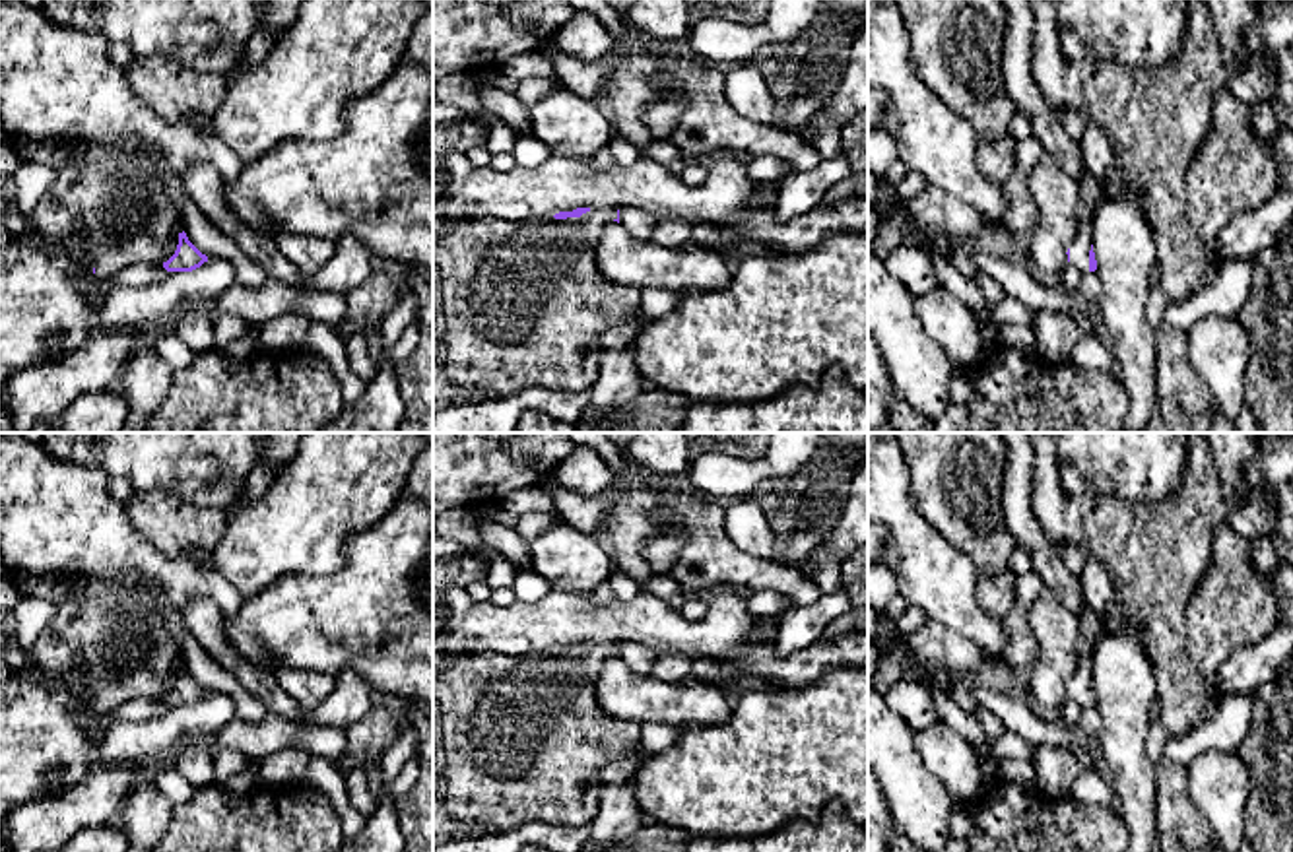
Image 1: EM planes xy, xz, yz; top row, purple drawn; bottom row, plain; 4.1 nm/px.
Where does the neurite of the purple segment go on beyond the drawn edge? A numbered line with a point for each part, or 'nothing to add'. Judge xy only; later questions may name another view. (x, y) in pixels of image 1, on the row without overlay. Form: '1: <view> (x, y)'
1: xy (111, 655)

